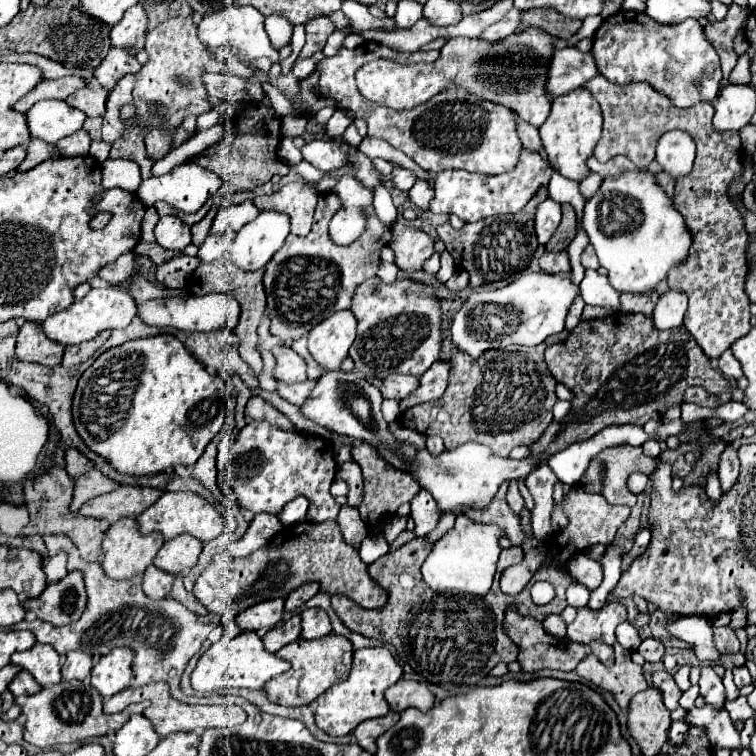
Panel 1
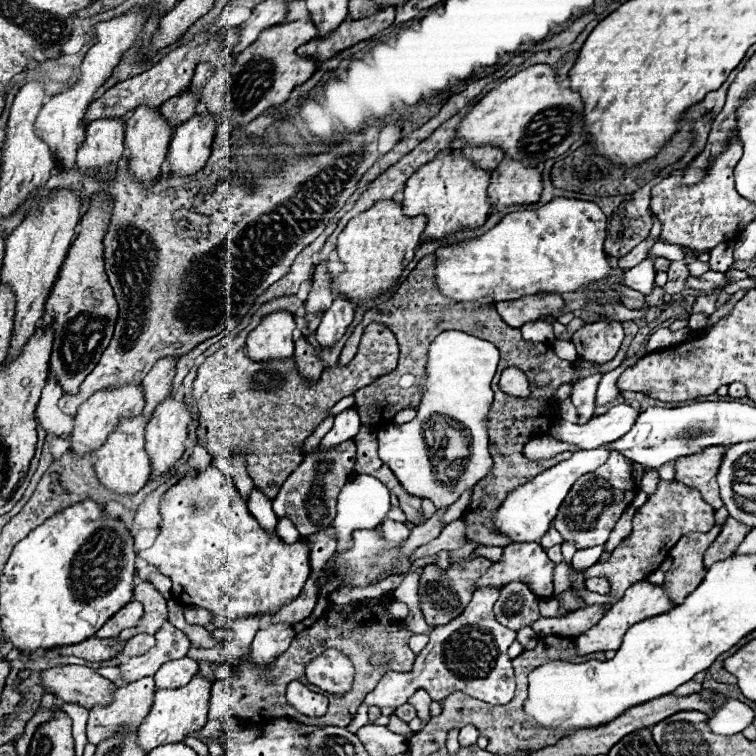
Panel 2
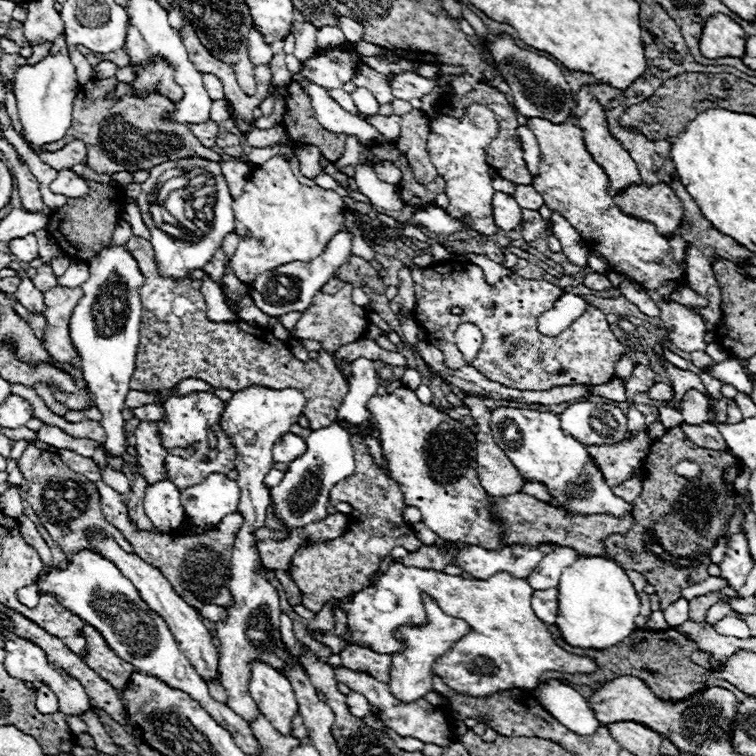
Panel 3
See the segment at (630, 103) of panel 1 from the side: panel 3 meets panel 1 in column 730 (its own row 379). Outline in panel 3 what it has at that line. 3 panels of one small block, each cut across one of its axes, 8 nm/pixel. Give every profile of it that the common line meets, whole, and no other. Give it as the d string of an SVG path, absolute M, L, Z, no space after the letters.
M132 236L126 246L146 276L146 284L140 288L144 318L130 388L166 392L184 378L200 378L214 388L228 388L232 392L252 384L268 388L298 388L306 396L302 414L310 420L310 428L318 430L334 424L336 412L348 394L348 382L336 368L334 356L320 354L316 360L300 362L288 350L288 344L276 340L268 328L254 328L242 320L210 322L206 318L206 300L200 290L192 286L192 278L176 280L160 276L148 240Z

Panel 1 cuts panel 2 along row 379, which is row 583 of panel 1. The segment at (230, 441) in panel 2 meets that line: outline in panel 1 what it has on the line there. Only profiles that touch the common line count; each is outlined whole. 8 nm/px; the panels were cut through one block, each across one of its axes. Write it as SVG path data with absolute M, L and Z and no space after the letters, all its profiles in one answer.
M300 522L286 526L272 542L246 558L230 558L228 552L220 552L212 558L206 570L194 584L194 596L222 618L222 624L232 622L244 608L268 600L286 598L294 588L304 582L320 582L320 588L328 594L346 594L364 608L380 608L388 602L388 592L374 582L336 522Z

